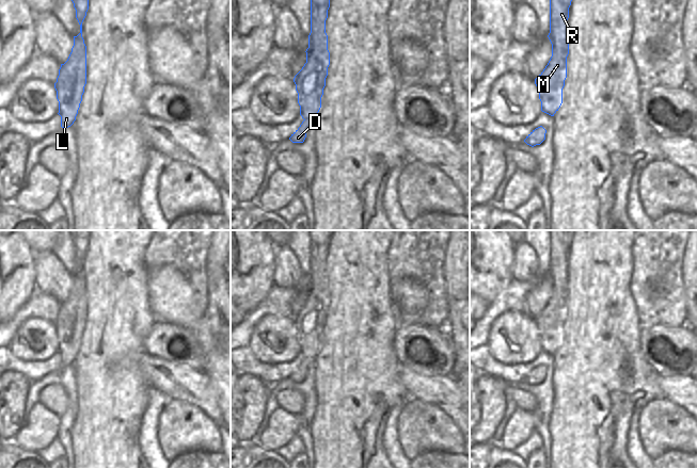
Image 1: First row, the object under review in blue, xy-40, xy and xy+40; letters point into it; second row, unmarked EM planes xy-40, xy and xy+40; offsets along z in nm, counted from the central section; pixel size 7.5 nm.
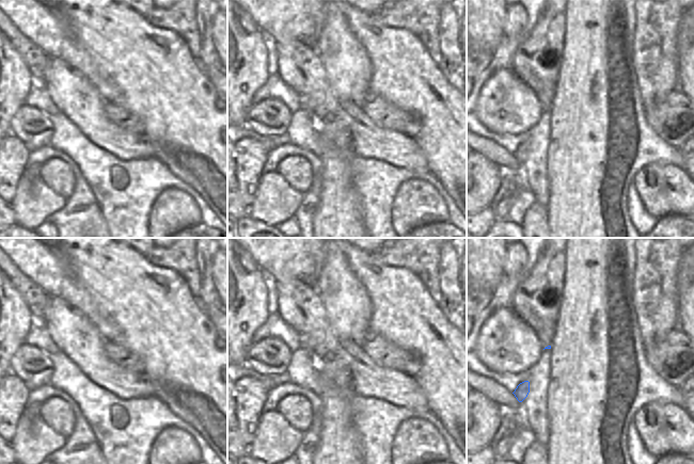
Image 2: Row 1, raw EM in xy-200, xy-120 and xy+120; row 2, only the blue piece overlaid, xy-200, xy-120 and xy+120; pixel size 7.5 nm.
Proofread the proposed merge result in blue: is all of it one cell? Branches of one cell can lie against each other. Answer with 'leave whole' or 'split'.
leave whole

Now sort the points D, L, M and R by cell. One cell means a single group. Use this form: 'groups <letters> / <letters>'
groups D L M R

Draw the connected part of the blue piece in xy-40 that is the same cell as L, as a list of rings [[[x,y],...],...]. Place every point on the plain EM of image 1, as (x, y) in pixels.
[[[69,230],[69,233],[80,263],[80,272],[74,275],[72,291],[67,300],[61,303],[54,322],[62,367],[70,366],[76,359],[86,323],[86,285],[82,276],[82,261],[89,248],[91,230]]]

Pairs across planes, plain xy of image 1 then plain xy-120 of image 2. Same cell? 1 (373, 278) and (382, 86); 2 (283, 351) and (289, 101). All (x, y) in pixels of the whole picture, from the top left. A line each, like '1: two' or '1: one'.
1: two
2: two

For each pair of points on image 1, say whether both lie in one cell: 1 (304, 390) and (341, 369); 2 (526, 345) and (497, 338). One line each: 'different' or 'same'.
1: different
2: same

